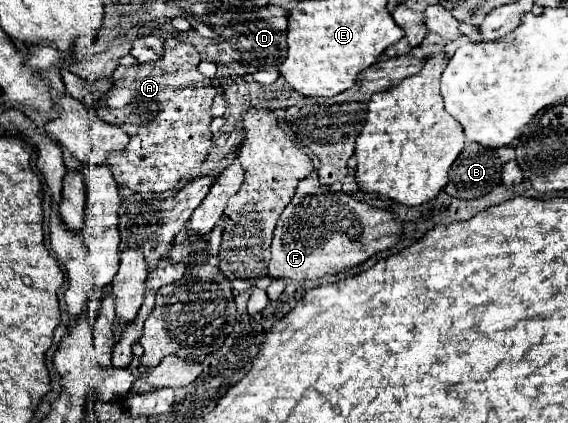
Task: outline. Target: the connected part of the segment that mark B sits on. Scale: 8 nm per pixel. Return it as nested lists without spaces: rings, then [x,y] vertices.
[[[471,143],[455,159],[449,173],[447,193],[457,199],[477,199],[501,183],[501,159],[487,147]]]

